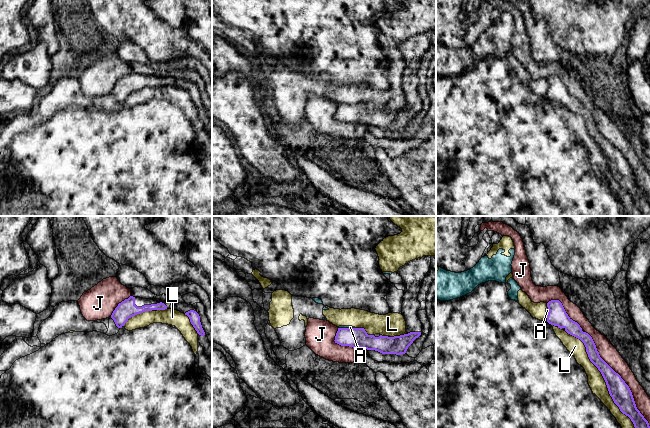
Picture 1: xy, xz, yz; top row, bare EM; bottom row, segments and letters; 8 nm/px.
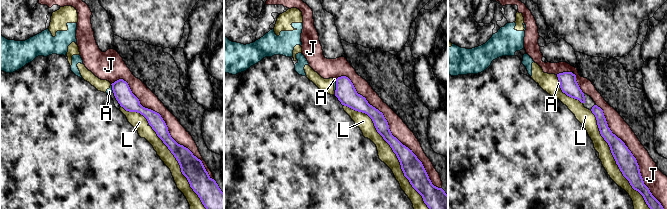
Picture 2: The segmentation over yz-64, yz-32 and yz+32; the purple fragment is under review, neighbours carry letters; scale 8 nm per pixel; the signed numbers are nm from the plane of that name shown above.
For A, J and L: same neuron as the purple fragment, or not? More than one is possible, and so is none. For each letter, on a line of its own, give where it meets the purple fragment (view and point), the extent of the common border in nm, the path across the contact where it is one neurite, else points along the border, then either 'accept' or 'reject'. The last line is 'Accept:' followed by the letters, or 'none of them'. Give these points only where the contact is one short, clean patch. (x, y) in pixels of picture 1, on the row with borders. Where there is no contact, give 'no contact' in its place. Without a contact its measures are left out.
A: xz (346, 328) | 140 nm | along xz (338, 327), (354, 328) | reject
J: yz (622, 379) | 900 nm | reject
L: yz (603, 377) | 950 nm | reject
Accept: none of them

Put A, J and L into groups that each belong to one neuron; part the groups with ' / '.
A L / J

